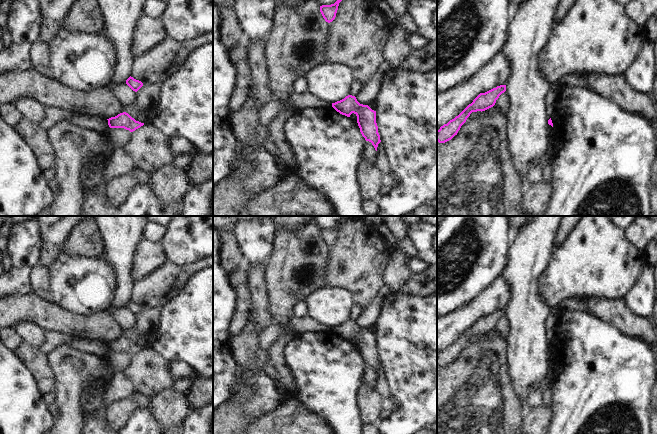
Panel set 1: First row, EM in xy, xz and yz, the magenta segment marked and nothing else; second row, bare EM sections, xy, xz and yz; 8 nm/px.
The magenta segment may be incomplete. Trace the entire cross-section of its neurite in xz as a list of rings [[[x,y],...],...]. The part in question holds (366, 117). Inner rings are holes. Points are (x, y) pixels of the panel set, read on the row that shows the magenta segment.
[[[348,95],[344,99],[332,103],[332,107],[342,115],[350,117],[352,113],[357,116],[360,132],[366,141],[369,141],[377,151],[381,142],[376,123],[376,111],[368,105],[360,104],[355,96]]]

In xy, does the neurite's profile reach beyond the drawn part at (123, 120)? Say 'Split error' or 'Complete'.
Complete

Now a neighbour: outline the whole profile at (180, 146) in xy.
[[[179,136],[170,138],[170,148],[173,151],[174,157],[183,155],[193,157],[197,153],[196,148],[190,141]]]

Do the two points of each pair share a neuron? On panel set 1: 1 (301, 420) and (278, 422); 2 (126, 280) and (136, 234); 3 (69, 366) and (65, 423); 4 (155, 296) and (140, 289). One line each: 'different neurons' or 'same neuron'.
1: same neuron
2: same neuron
3: same neuron
4: same neuron

